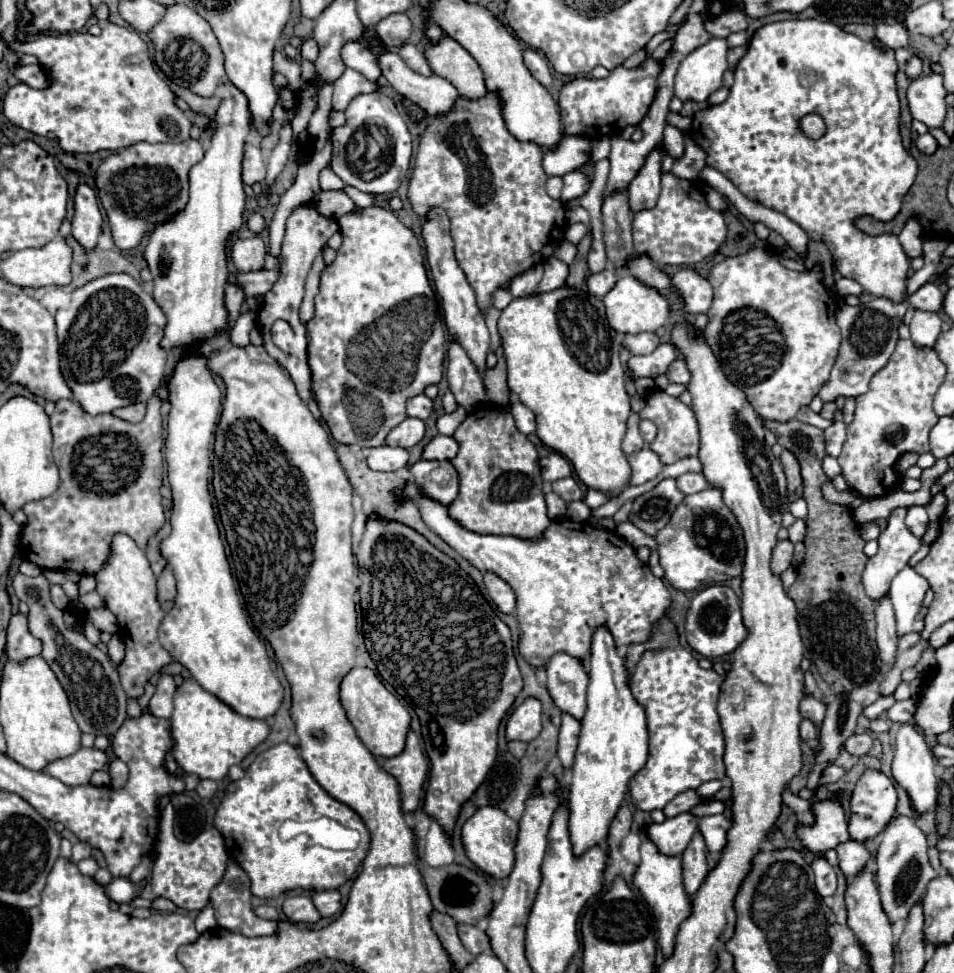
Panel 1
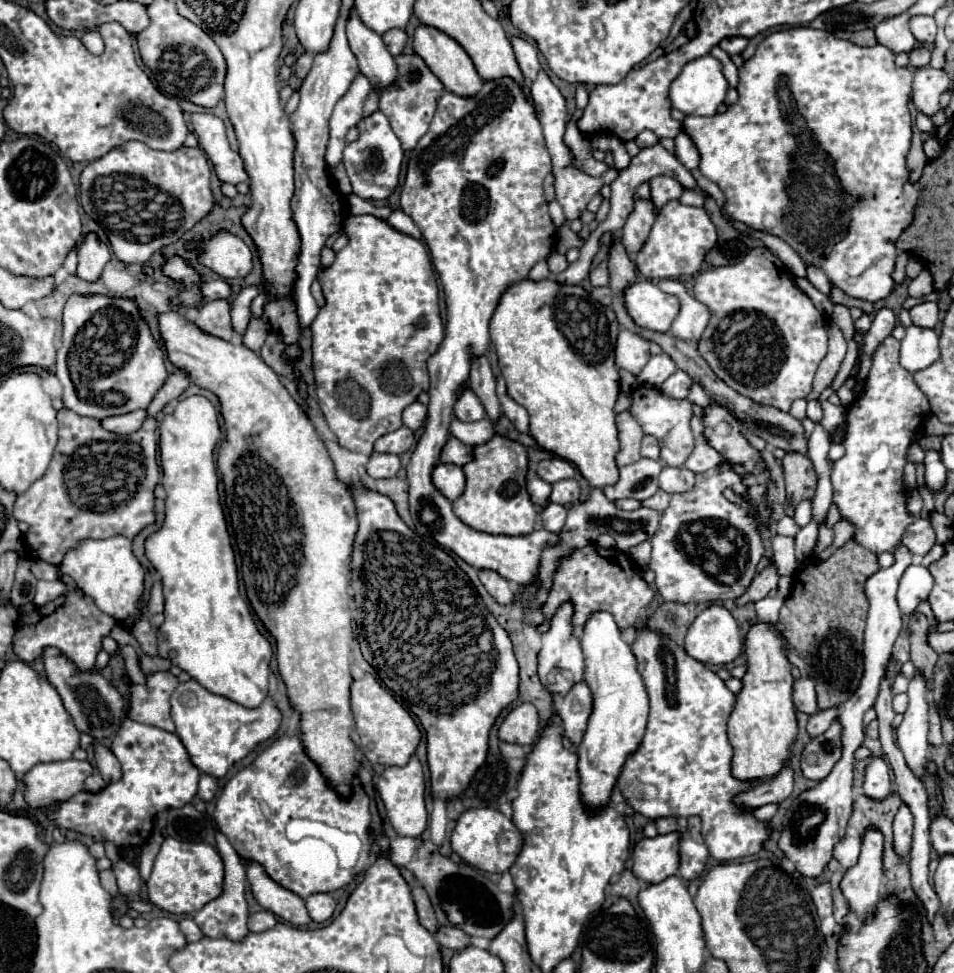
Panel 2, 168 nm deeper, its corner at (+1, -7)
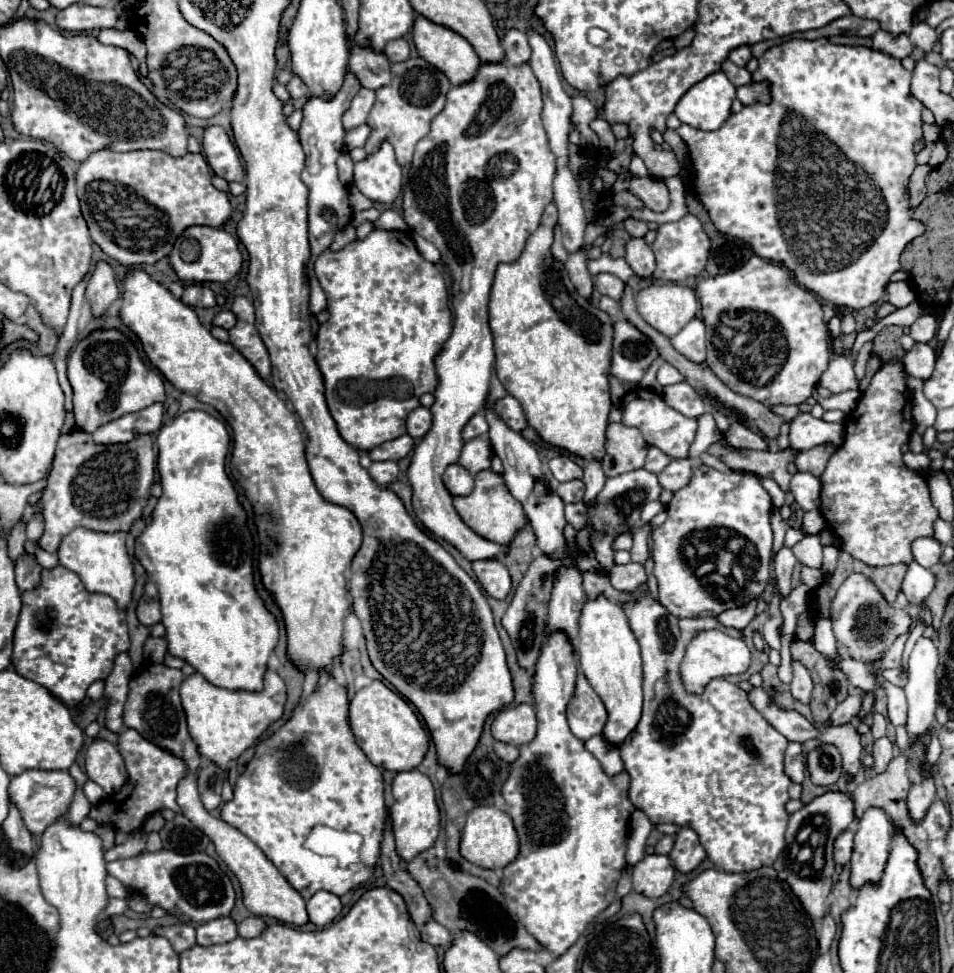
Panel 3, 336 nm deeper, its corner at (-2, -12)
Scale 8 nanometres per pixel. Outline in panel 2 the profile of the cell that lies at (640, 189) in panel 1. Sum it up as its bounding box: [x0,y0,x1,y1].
[621,201,655,255]

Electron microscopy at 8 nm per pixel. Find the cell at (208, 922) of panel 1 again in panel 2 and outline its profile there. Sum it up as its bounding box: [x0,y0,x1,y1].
[179,917,203,941]

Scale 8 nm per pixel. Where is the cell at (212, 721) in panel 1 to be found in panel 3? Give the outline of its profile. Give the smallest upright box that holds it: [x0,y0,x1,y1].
[180,670,286,772]

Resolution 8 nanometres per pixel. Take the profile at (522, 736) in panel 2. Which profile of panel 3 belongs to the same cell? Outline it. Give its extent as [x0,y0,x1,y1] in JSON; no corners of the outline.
[492,704,536,746]

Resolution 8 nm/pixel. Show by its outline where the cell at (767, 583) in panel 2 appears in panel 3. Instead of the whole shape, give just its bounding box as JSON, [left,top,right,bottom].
[718,598,758,630]

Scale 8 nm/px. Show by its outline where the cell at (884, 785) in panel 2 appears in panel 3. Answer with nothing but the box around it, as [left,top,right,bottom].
[872,738,894,774]

